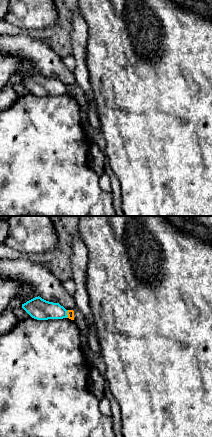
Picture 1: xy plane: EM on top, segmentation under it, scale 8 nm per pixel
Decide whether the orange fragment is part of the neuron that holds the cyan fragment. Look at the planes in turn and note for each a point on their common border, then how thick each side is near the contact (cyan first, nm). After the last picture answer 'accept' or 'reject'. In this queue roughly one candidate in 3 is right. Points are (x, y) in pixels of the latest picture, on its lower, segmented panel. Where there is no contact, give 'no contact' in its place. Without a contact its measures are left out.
contact (66, 314); calibres 170 and 60 nm

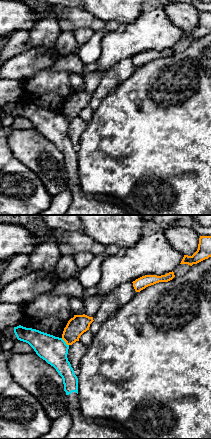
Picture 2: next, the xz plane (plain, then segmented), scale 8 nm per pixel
contact (65, 342); calibres 220 and 160 nm

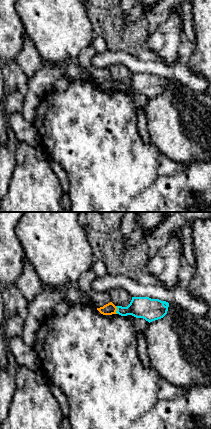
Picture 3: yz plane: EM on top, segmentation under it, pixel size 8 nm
contact (117, 310); calibres 180 and 90 nm

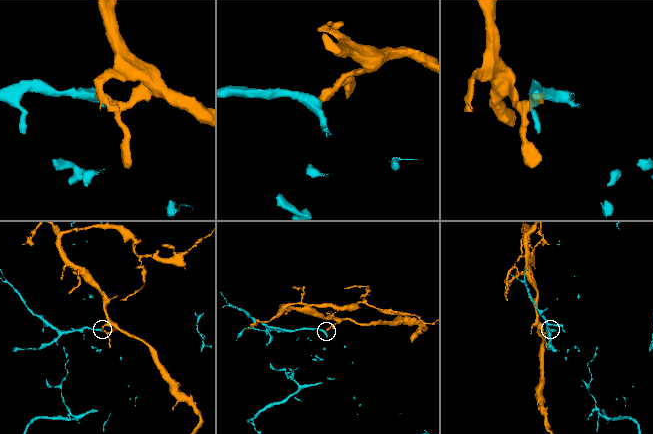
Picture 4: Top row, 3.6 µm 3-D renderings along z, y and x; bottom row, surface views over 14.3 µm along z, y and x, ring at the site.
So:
reject

